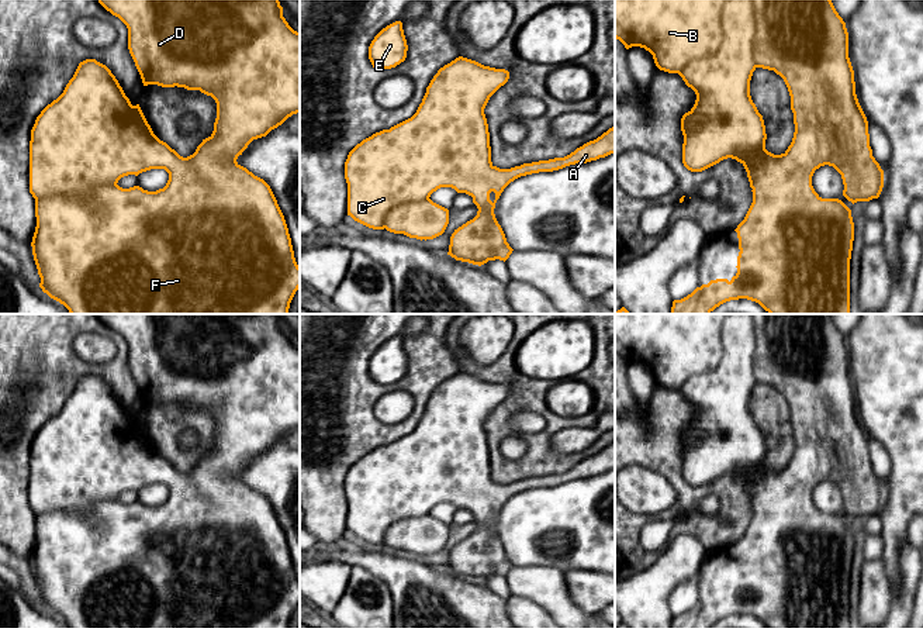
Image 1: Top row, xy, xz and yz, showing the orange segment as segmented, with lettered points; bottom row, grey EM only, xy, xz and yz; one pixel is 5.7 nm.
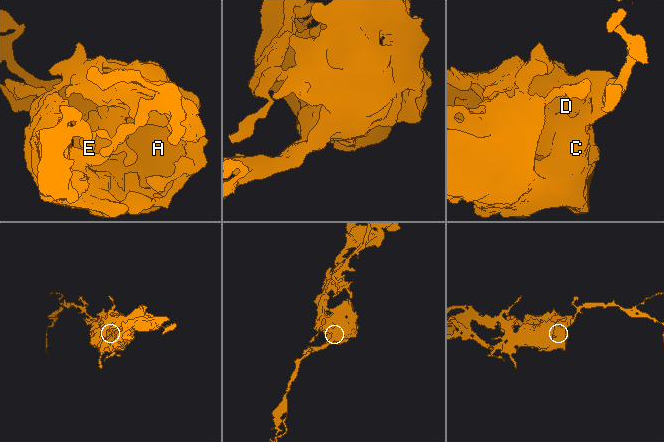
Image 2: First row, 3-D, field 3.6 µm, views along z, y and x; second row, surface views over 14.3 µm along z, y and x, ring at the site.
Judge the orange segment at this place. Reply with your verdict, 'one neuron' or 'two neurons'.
one neuron

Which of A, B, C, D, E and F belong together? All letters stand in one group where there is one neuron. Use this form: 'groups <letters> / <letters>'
groups A B C D E F

